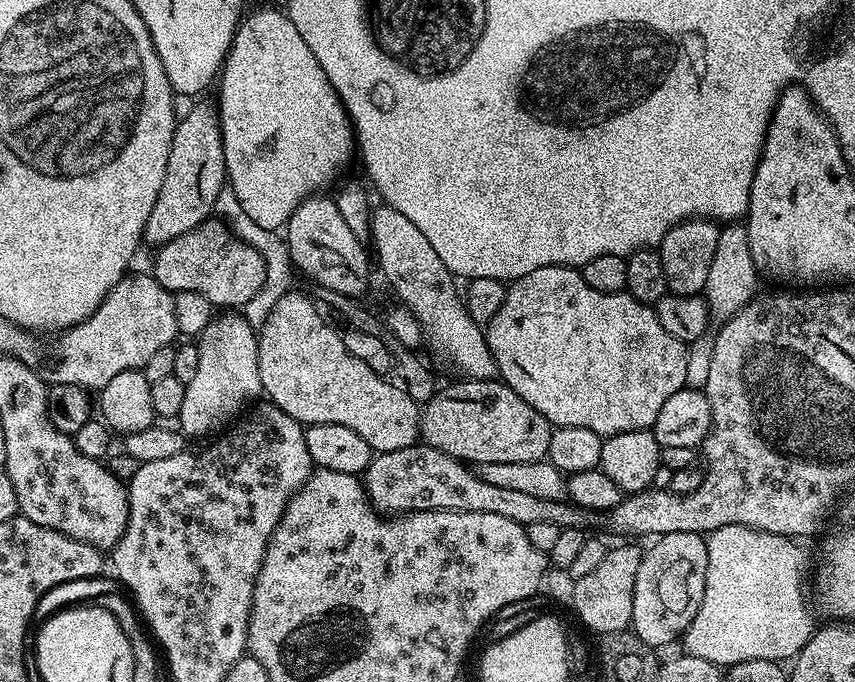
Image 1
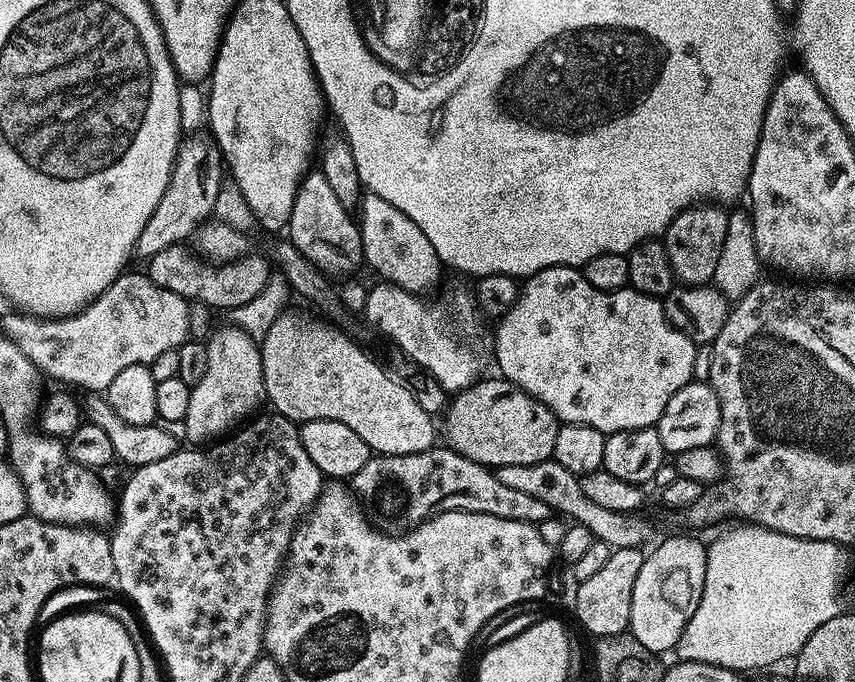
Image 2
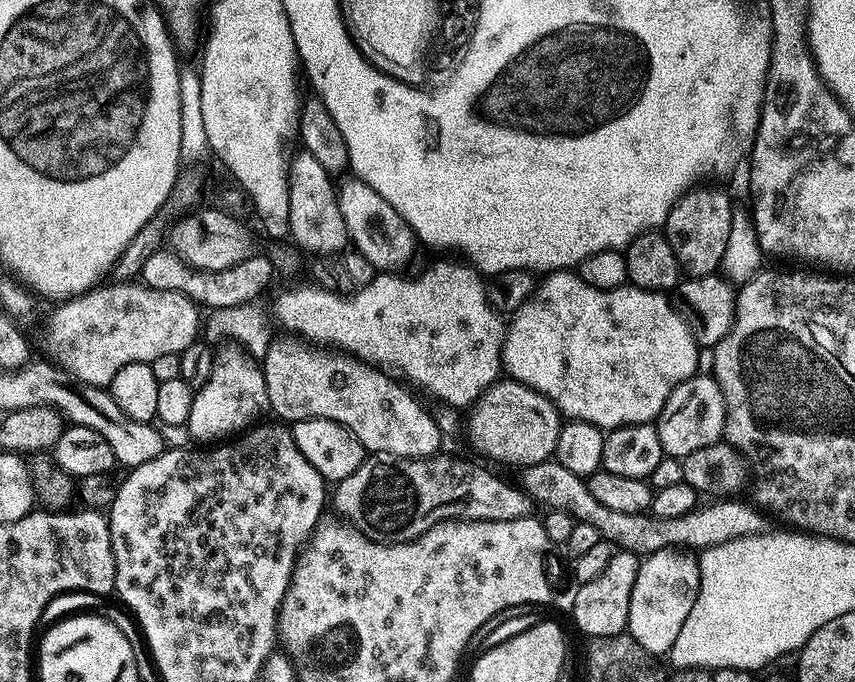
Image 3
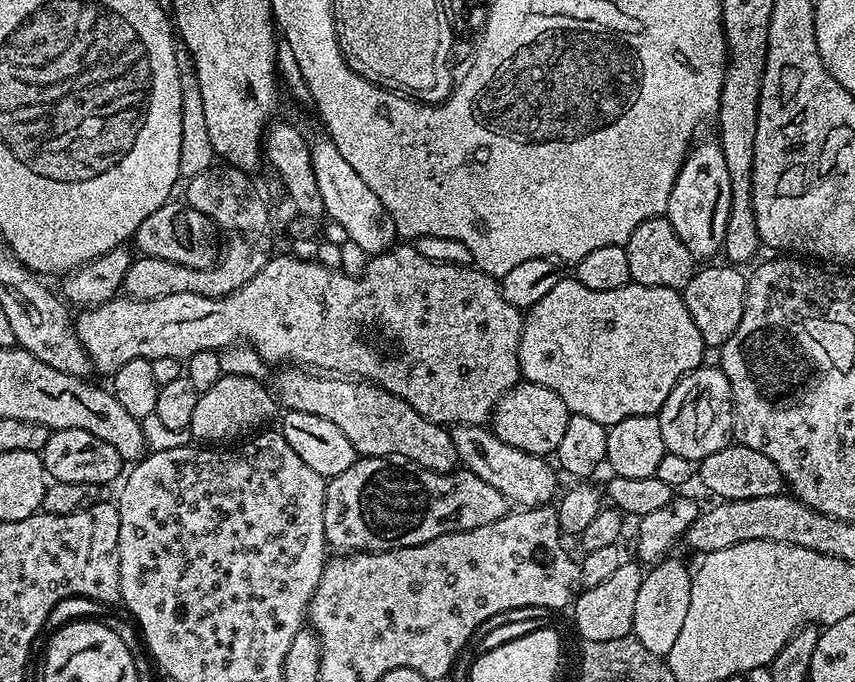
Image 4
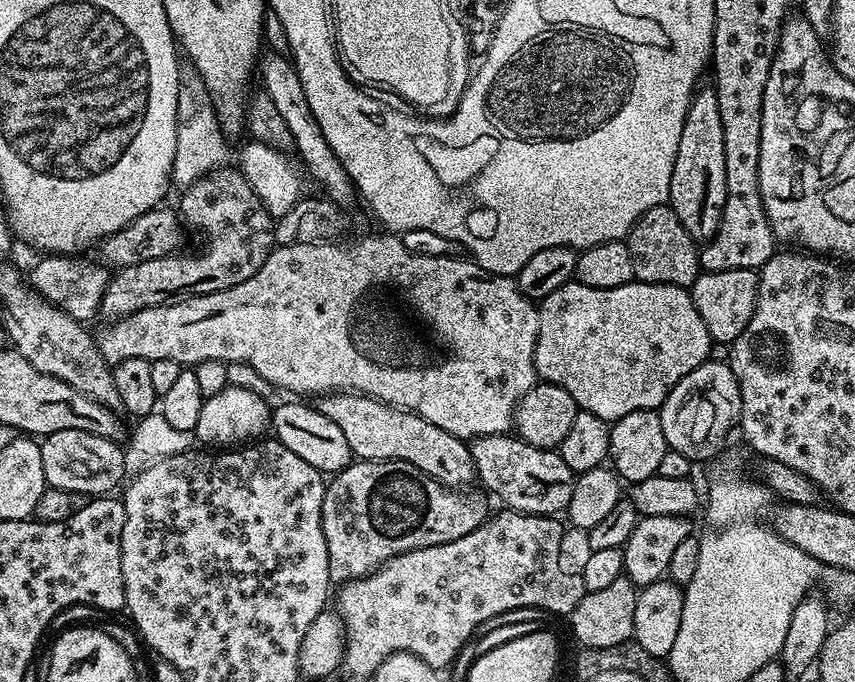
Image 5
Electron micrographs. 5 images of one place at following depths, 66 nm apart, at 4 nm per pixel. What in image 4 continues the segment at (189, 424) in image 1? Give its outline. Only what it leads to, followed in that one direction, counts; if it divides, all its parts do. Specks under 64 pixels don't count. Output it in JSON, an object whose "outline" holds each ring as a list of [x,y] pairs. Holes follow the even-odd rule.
{"outline":[[[220,376],[218,382],[214,382],[214,386],[210,386],[210,390],[200,394],[198,406],[194,406],[194,418],[190,429],[191,439],[216,446],[219,445],[216,444],[219,440],[236,442],[271,425],[268,423],[271,422],[276,408],[278,409],[278,400],[269,389],[268,393],[263,387],[265,385],[261,381],[252,377]]]}

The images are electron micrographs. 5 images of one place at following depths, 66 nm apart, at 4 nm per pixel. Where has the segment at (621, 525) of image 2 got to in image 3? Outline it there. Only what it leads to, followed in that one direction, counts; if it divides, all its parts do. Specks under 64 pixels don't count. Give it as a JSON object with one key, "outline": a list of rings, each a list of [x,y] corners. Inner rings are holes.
{"outline":[[[554,458],[543,460],[541,464],[529,464],[523,472],[522,488],[537,505],[548,504],[544,506],[573,513],[579,521],[585,520],[598,526],[601,537],[615,544],[617,549],[633,552],[641,558],[673,546],[680,550],[718,548],[731,540],[761,535],[766,528],[763,516],[765,513],[755,503],[747,504],[744,498],[720,498],[715,502],[708,502],[705,508],[704,505],[698,506],[694,511],[678,518],[661,520],[642,512],[621,514],[619,510],[606,510],[606,506],[602,506],[602,502],[598,502],[598,498],[590,494],[585,477],[570,474],[570,470],[566,470],[566,466],[562,466]]]}

